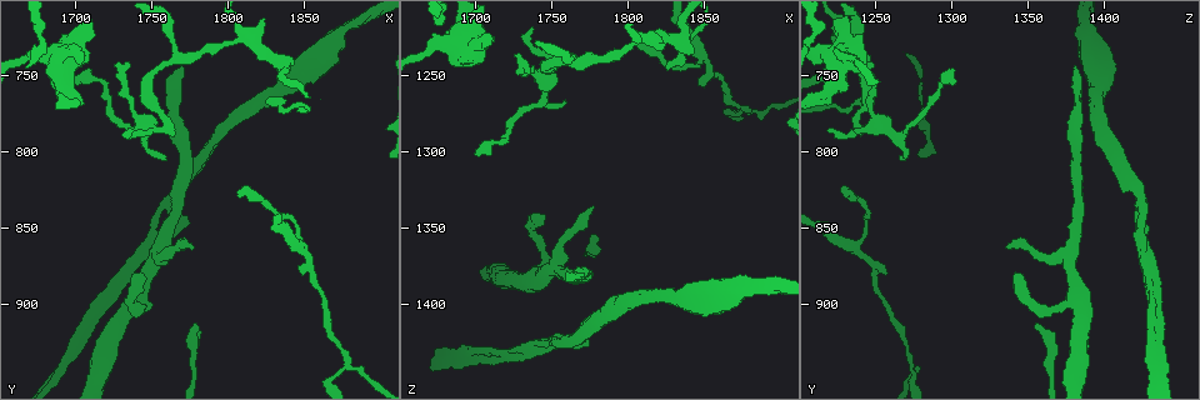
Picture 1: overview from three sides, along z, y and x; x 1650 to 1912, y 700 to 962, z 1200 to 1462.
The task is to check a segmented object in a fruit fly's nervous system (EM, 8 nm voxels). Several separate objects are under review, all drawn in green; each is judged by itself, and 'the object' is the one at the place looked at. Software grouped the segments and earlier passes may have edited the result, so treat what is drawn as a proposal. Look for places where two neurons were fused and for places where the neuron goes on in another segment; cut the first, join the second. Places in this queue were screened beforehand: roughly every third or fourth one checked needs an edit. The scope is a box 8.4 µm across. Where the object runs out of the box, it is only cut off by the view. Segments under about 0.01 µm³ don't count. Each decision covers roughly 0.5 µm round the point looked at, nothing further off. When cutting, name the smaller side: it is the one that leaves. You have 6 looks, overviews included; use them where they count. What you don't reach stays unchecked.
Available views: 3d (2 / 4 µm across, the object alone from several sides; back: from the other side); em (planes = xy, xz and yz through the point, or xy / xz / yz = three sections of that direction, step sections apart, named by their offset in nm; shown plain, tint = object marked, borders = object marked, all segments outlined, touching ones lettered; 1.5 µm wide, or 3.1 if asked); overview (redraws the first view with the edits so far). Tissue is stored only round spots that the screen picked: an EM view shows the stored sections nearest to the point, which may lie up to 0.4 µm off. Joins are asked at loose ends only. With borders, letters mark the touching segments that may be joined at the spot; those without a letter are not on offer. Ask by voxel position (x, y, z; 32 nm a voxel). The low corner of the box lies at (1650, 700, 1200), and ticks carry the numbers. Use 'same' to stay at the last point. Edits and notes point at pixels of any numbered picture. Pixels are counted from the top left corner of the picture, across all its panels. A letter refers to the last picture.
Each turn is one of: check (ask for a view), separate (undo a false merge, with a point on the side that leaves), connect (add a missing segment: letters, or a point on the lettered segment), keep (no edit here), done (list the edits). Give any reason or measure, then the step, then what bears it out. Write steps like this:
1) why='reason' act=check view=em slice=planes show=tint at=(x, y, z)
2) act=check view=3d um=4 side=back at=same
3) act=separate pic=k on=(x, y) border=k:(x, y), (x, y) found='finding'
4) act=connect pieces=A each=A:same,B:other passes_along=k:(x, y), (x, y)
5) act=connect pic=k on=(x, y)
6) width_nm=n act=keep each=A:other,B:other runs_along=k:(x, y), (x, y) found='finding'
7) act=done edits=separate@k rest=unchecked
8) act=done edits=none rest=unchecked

why='branch point' act=check view=3d um=4 at=(1764, 834, 1424)

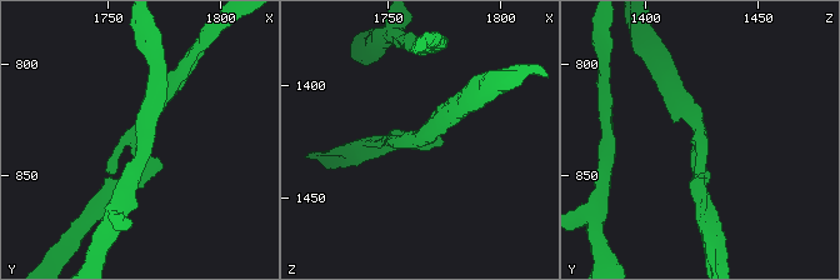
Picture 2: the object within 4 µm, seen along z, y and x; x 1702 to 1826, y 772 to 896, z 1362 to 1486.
why='need the tissue' act=check view=em slice=xy step=8 show=tint at=(1763, 834, 1423)

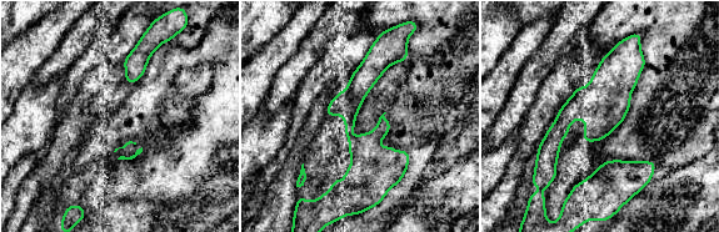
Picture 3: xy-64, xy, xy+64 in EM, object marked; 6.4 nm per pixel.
act=check view=em slice=planes show=borders at=same

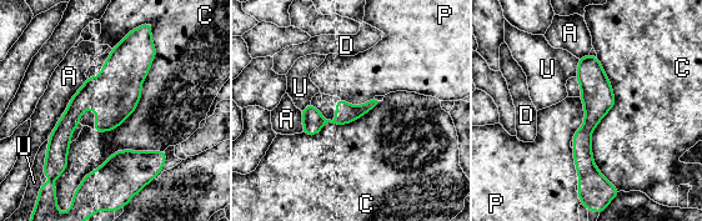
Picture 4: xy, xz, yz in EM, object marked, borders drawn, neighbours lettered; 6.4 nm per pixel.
act=keep each=A:other,C:other,D:other,P:other,U:other runs_along=4:(138, 33), (71, 115), (64, 160) found='continuous, no second neuron'

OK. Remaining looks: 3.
why='two arms in line, one across' act=check view=3d um=4 at=(1752, 870, 1378)

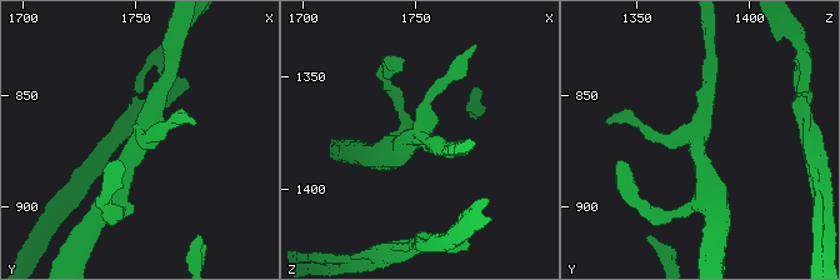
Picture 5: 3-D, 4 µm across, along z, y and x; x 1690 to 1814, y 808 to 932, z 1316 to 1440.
act=check view=em slice=xy step=4 show=borders at=(1752, 871, 1378)

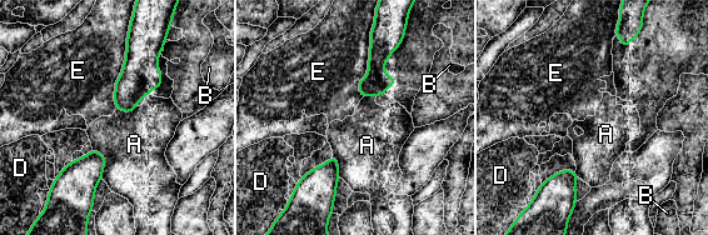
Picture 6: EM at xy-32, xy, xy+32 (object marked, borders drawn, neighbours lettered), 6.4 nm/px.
width_nm=40 act=keep each=A:other,B:other,D:other,E:other border=6:(91, 146), (105, 160), (103, 178) found='continuous, no second neuron'

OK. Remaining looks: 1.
act=done edits=none rest=unchecked

